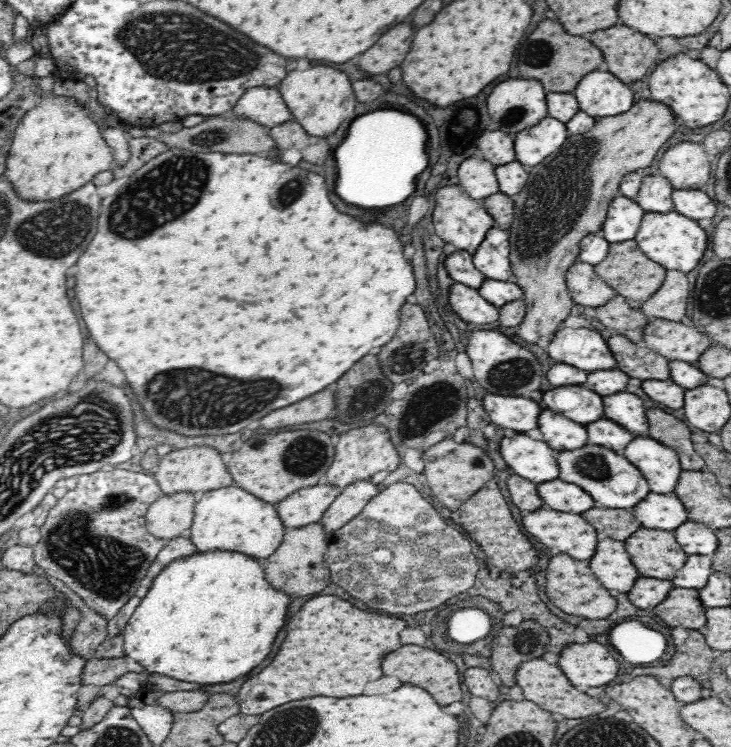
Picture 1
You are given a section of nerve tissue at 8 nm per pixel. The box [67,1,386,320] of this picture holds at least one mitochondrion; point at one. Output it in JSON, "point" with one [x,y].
{"point":[176,46]}

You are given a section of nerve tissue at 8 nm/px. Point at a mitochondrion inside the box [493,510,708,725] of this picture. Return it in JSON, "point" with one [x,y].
{"point":[524,644]}

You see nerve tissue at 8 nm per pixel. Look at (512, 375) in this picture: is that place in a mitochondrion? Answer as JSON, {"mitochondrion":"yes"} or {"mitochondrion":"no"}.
{"mitochondrion":"yes"}

